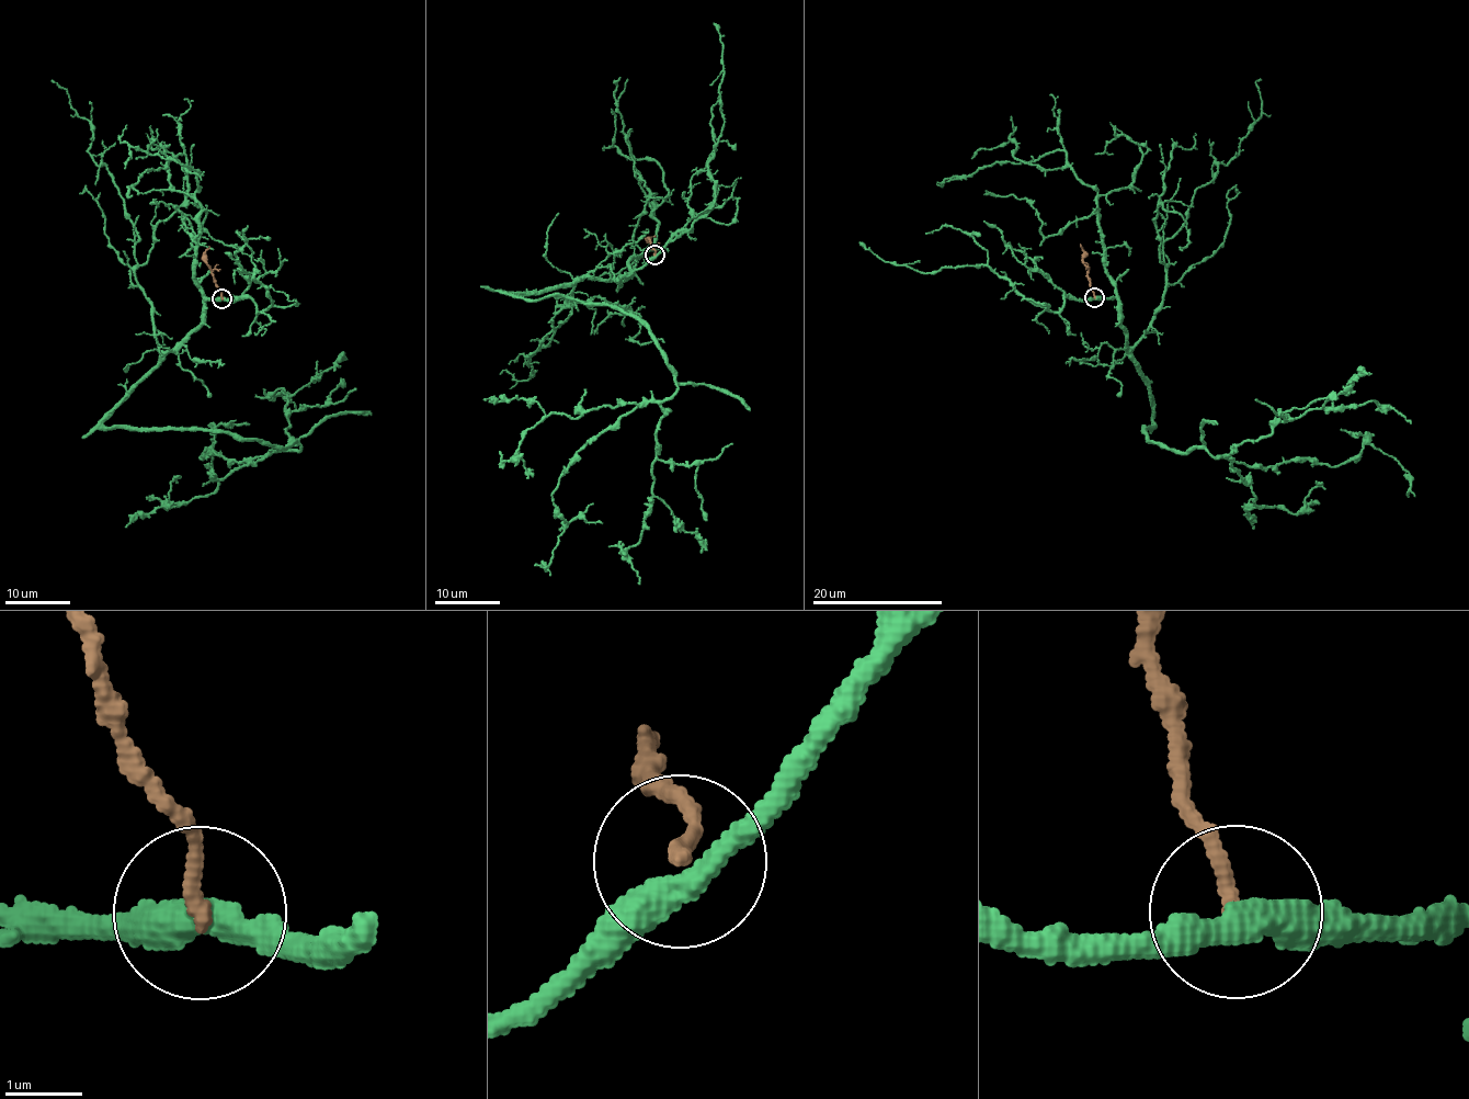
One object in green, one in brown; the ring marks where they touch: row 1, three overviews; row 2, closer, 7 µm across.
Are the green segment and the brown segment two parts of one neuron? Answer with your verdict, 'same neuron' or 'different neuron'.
different neuron

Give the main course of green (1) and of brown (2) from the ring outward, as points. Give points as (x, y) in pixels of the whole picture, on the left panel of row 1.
1: (224, 297), (205, 298), (202, 321), (102, 423), (300, 445), (200, 456), (214, 434), (202, 486)
2: (221, 297), (206, 262), (208, 247)

